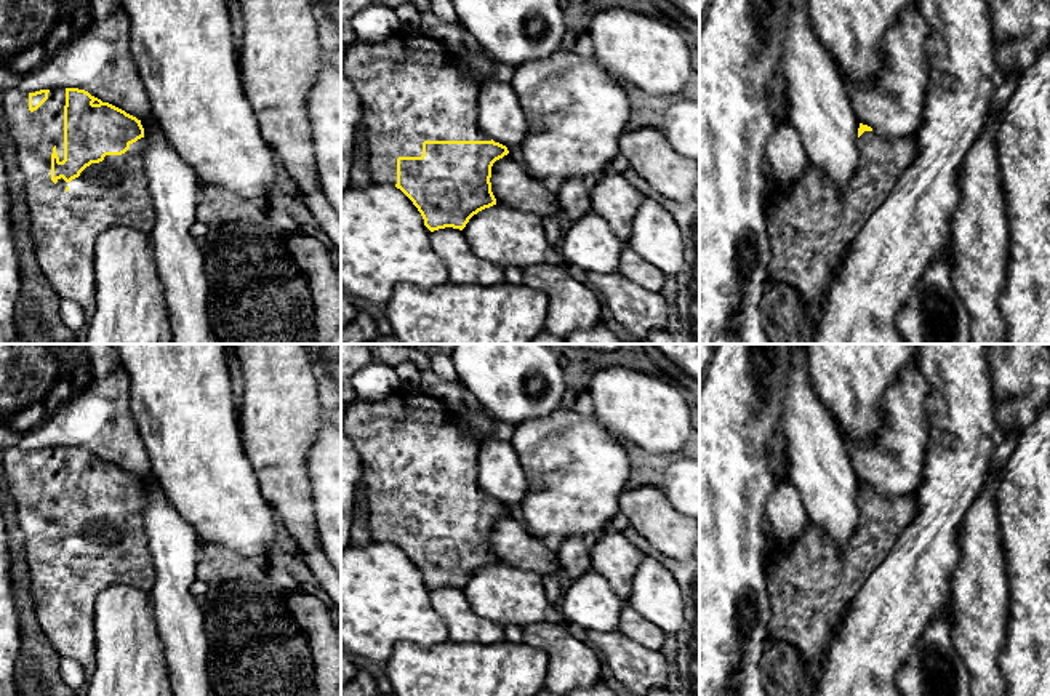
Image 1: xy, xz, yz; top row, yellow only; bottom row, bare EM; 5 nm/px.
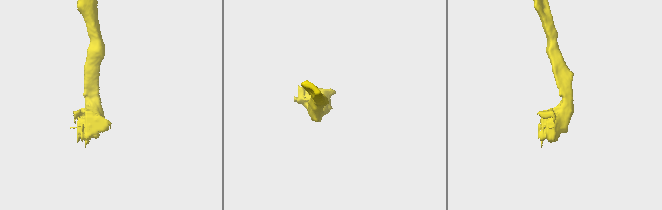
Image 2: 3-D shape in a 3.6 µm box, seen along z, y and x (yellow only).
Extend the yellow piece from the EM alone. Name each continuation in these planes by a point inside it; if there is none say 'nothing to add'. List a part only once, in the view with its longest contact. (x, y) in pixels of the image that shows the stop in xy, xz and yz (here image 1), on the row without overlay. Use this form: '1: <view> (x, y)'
1: xy (64, 584)

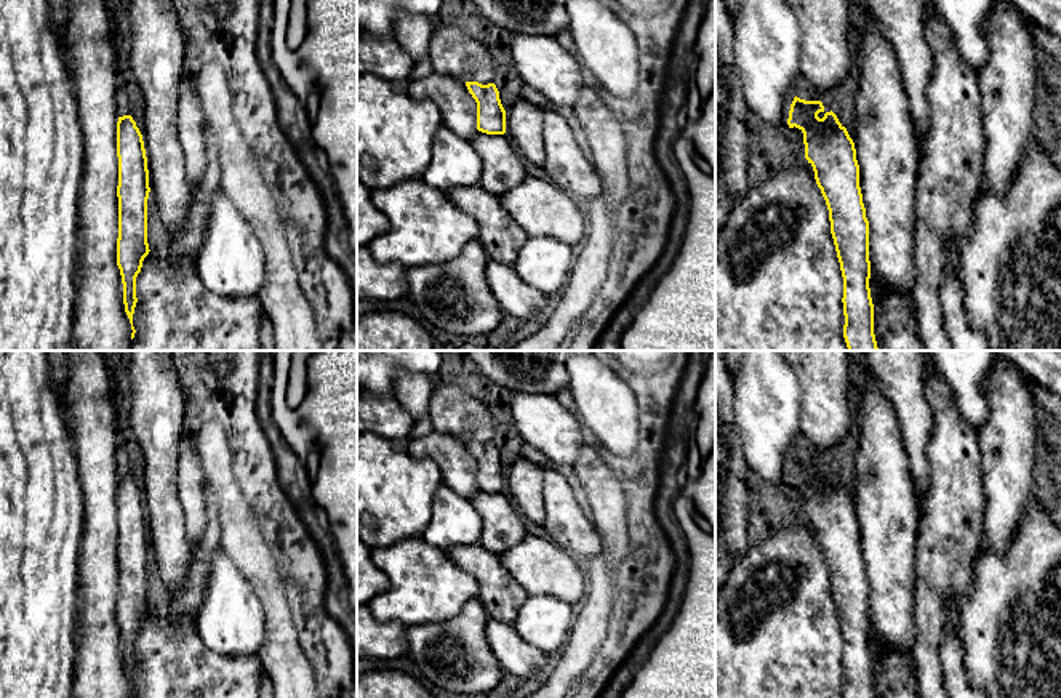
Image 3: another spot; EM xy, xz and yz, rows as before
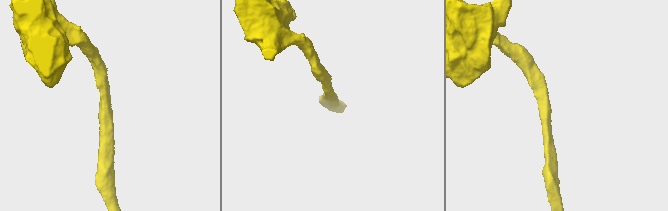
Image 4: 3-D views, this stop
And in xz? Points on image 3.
nothing to add

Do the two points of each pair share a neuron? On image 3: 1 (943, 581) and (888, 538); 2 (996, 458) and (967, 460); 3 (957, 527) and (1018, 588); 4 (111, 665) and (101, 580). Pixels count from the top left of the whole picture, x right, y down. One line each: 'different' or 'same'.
1: different
2: different
3: different
4: same

